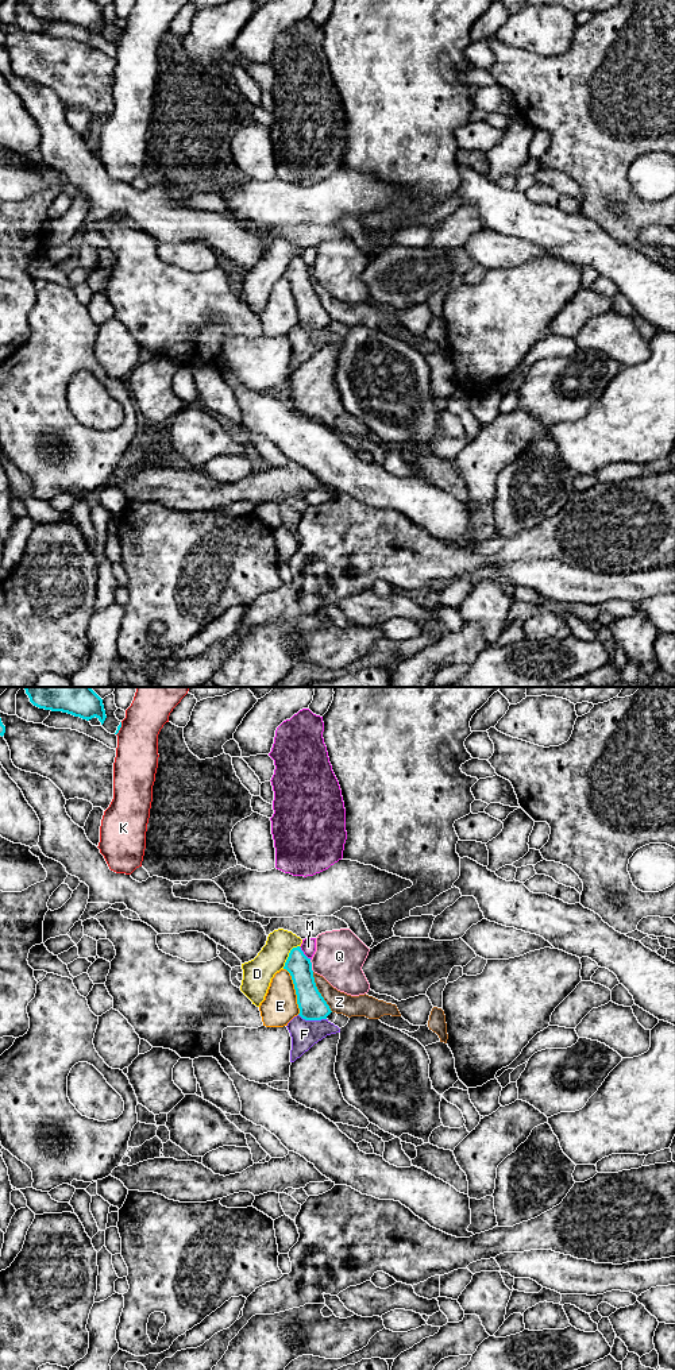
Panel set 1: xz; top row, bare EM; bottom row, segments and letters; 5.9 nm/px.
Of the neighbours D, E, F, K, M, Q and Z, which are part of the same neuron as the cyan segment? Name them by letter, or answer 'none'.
none

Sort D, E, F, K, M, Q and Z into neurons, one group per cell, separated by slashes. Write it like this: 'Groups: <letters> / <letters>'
Groups: D / E / F / K / M / Q / Z

